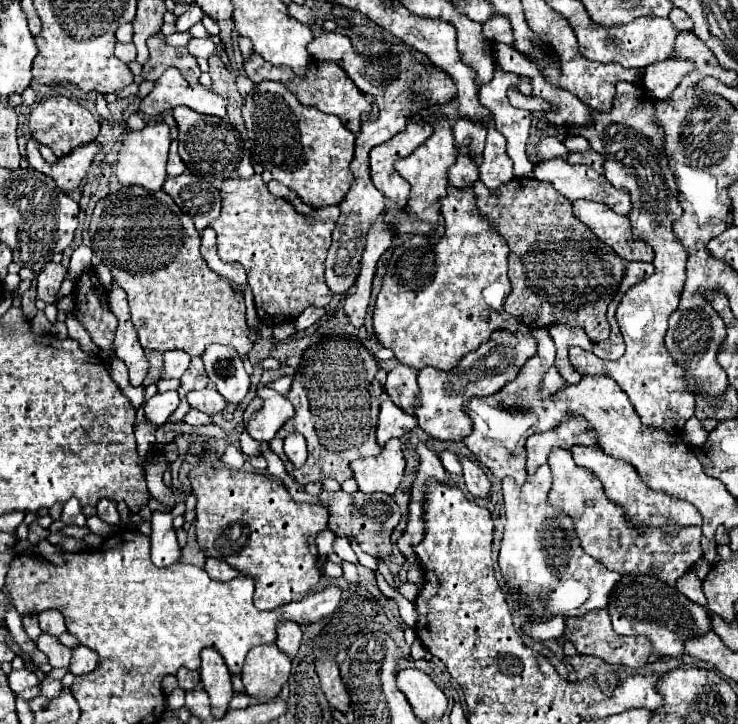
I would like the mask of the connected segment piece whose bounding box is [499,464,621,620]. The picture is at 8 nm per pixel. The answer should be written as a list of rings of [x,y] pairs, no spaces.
[[[547,464],[527,476],[523,486],[515,484],[511,478],[503,478],[505,532],[499,552],[499,568],[509,592],[515,592],[523,600],[525,612],[533,620],[583,616],[591,610],[601,610],[607,606],[611,588],[621,578],[621,574],[603,568],[603,564],[583,552],[573,520],[549,504],[549,490],[551,470]]]

